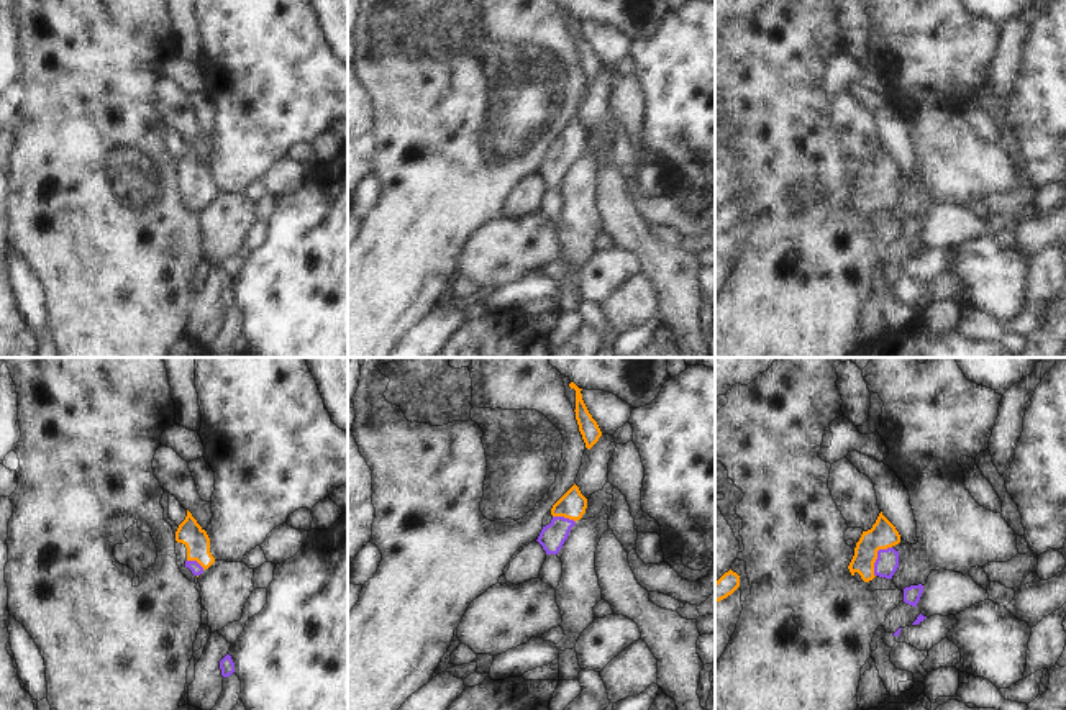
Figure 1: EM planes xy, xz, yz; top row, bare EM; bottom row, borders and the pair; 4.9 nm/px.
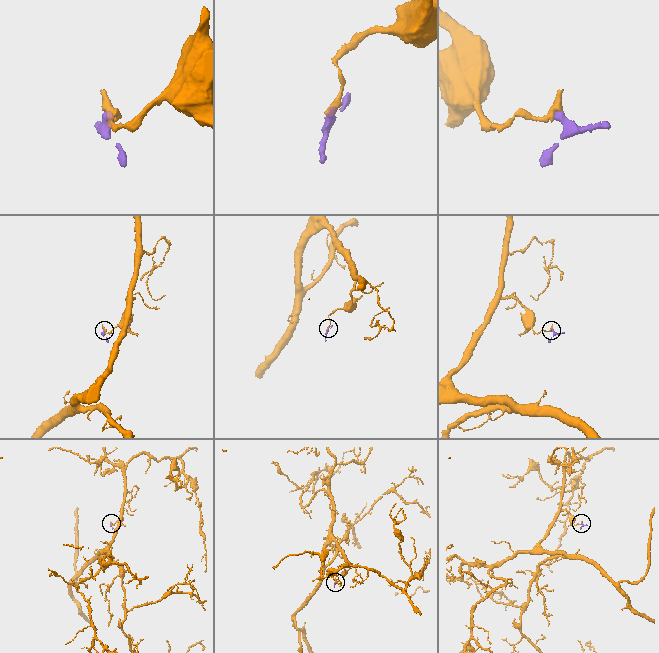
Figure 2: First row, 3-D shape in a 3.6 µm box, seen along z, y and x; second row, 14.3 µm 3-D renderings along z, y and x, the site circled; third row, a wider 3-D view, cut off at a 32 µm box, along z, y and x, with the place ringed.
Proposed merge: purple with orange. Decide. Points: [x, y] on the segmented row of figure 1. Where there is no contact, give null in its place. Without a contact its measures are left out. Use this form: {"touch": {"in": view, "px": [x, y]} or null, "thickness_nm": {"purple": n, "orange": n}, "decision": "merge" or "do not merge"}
{"touch": {"in": "yz", "px": [878, 558]}, "thickness_nm": {"purple": 110, "orange": 140}, "decision": "merge"}

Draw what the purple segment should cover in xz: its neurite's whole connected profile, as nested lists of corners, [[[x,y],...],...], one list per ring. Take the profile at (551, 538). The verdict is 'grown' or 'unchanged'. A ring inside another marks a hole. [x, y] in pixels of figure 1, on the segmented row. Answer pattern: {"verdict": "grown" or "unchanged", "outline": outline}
{"verdict": "grown", "outline": [[[574,484],[551,508],[553,520],[543,526],[538,543],[546,554],[558,554],[569,536],[571,528],[582,518],[587,508],[587,498]]]}

